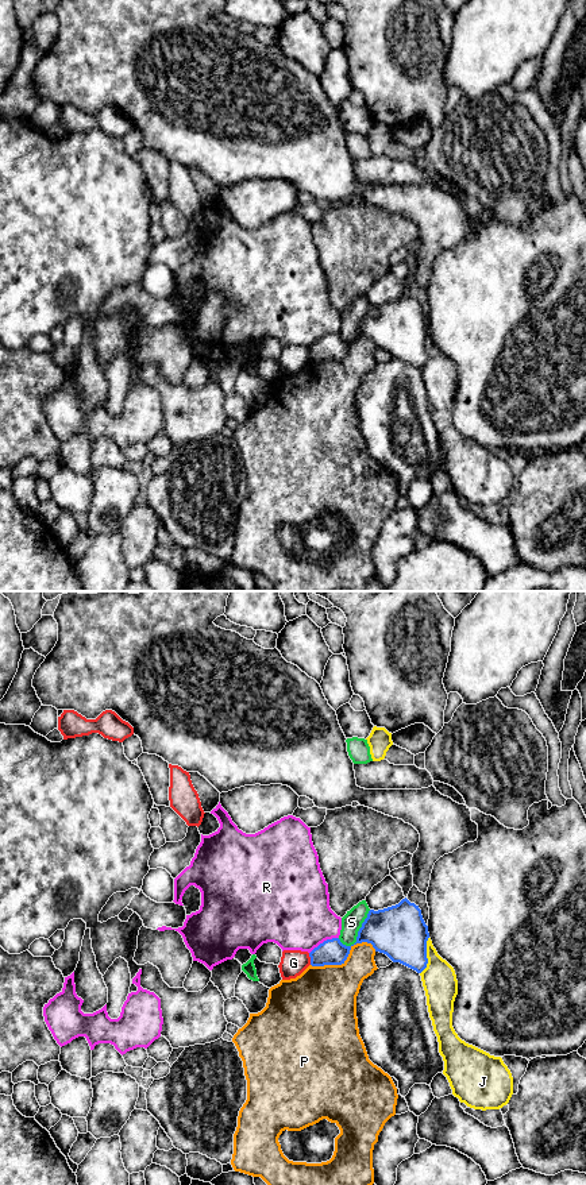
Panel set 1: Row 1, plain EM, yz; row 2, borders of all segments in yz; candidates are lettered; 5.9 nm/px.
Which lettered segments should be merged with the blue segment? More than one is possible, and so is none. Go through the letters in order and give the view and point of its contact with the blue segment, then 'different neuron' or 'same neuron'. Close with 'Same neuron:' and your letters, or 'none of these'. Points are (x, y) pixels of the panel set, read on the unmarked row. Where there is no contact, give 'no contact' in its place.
G: contact yz (311, 354); different neuron
J: contact yz (425, 351); different neuron
P: contact yz (346, 354); different neuron
R: contact yz (324, 336); different neuron
S: contact yz (358, 327); different neuron
Same neuron: none of these

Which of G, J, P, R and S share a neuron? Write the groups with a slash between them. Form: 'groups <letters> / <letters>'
groups G / J / P / R / S

